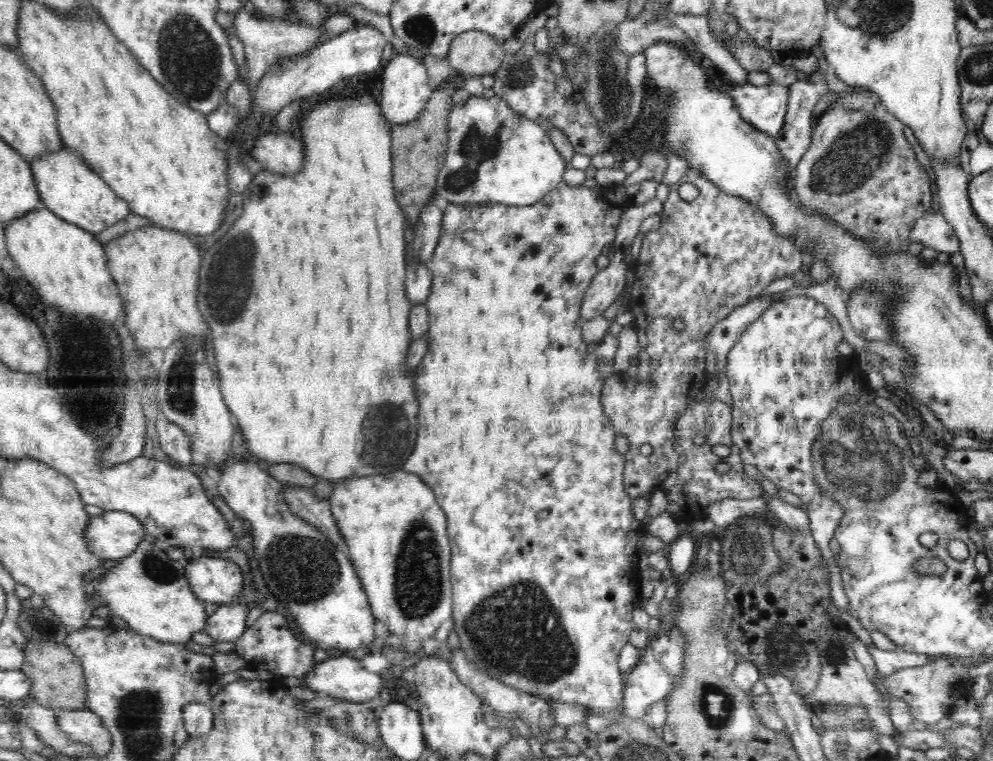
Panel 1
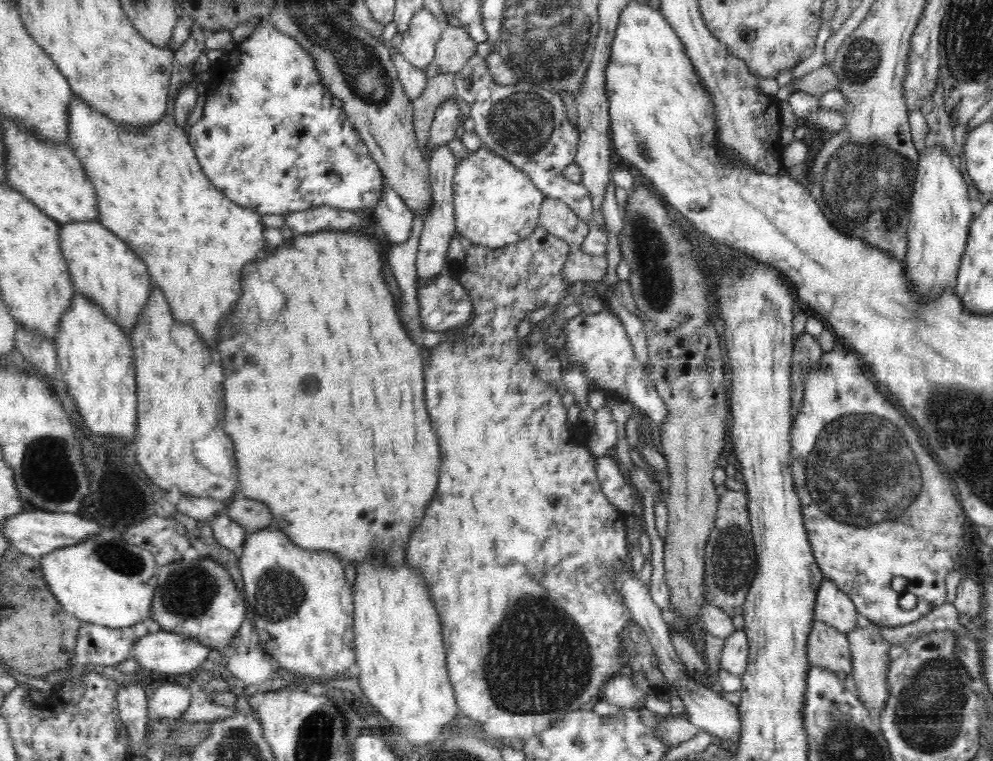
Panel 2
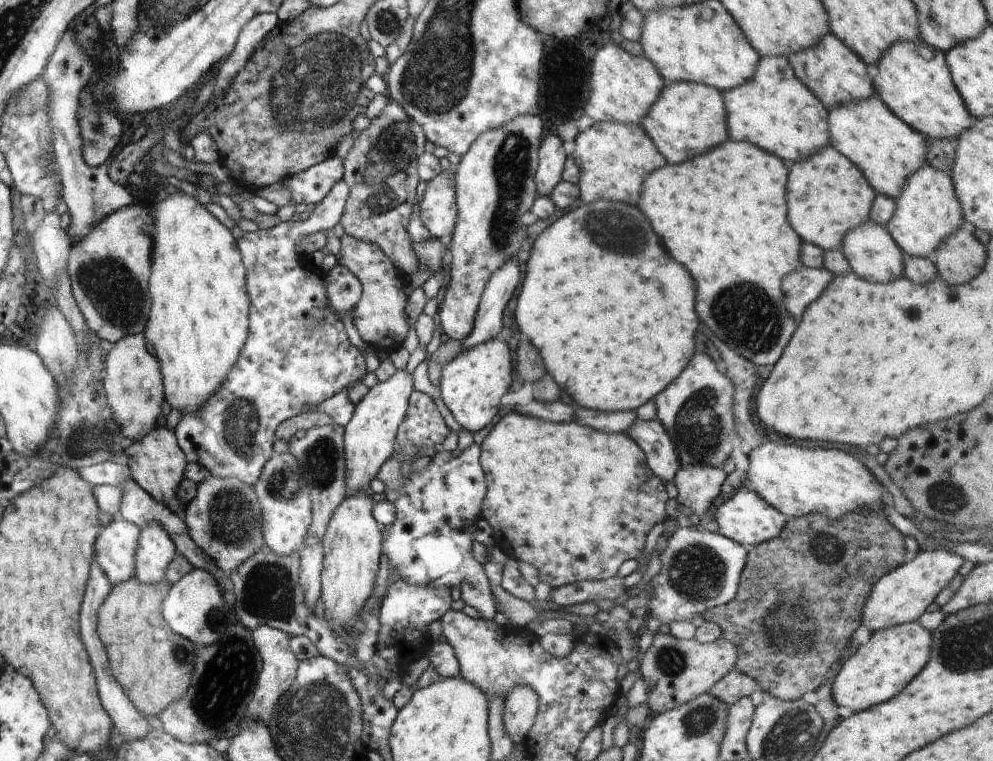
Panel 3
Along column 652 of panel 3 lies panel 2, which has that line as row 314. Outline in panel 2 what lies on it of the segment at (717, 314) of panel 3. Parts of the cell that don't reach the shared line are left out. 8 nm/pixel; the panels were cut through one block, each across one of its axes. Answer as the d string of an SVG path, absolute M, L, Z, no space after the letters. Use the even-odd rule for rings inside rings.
M73 94L68 118L68 145L81 160L83 170L96 191L99 222L122 238L130 250L146 262L150 278L166 294L174 320L192 326L207 347L216 351L220 322L242 296L240 272L266 250L262 218L258 212L232 203L214 188L196 159L184 127L178 126L170 116L148 128L125 128Z

